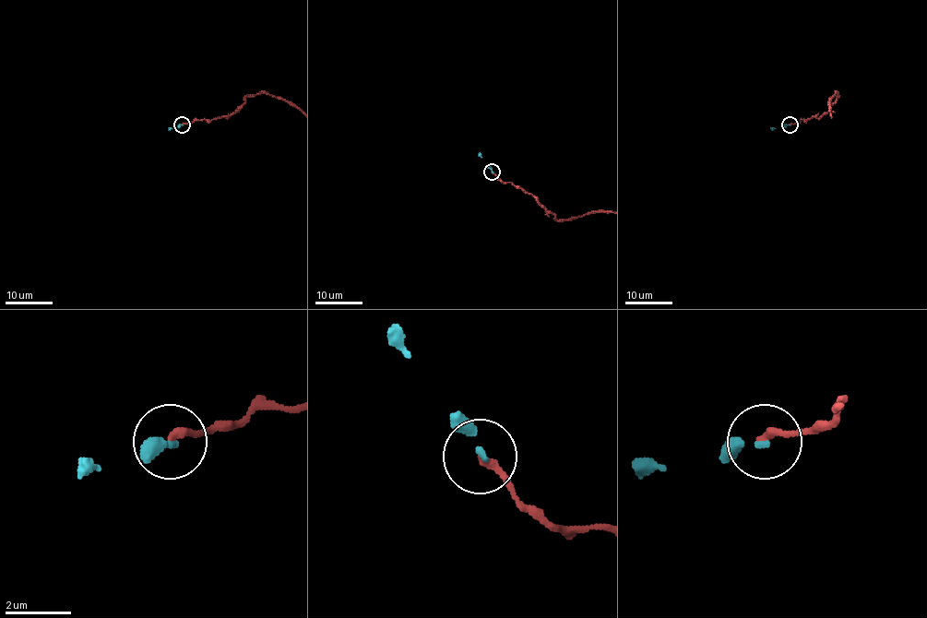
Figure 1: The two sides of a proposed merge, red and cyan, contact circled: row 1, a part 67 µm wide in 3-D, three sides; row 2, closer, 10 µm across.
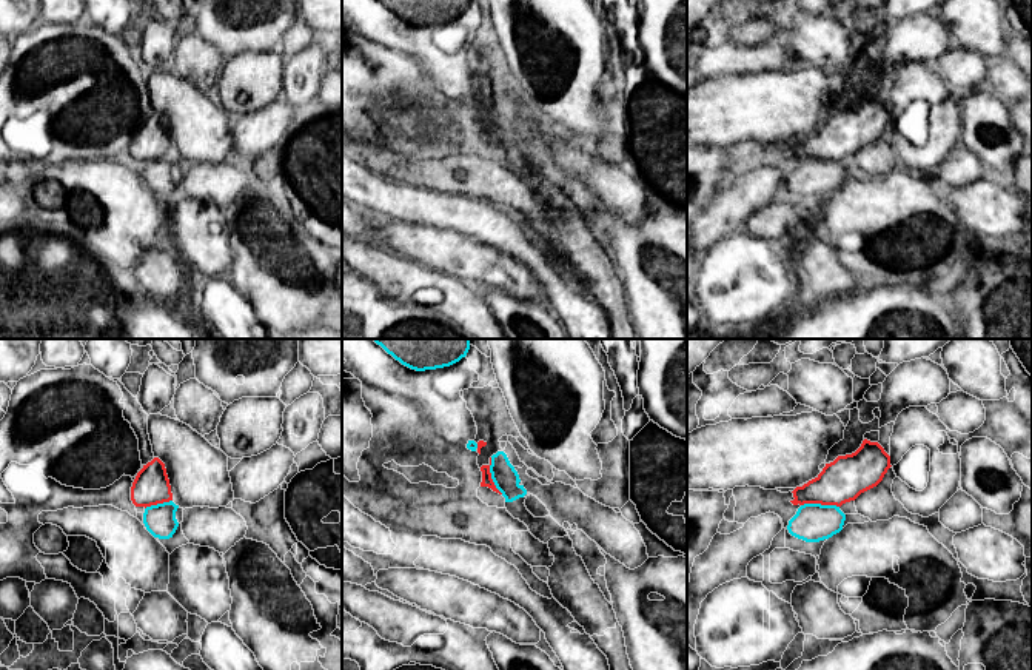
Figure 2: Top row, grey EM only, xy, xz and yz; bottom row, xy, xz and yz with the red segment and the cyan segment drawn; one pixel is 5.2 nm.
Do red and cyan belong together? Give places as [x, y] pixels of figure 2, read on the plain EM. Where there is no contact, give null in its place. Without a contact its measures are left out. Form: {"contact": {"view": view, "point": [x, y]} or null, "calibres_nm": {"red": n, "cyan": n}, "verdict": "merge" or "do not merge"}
{"contact": {"view": "yz", "point": [820, 157]}, "calibres_nm": {"red": 220, "cyan": 200}, "verdict": "do not merge"}

